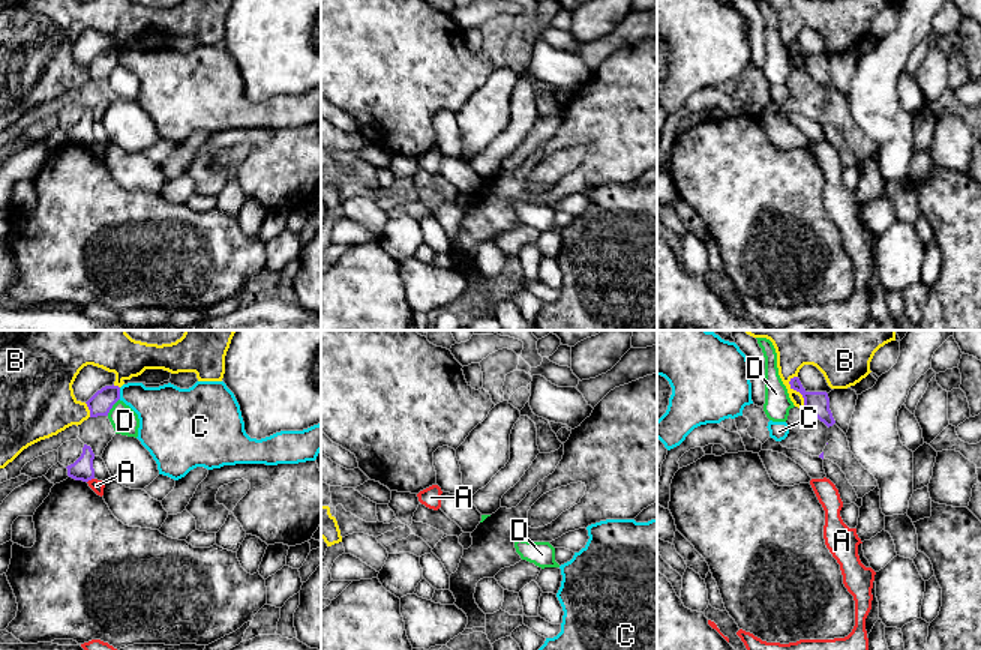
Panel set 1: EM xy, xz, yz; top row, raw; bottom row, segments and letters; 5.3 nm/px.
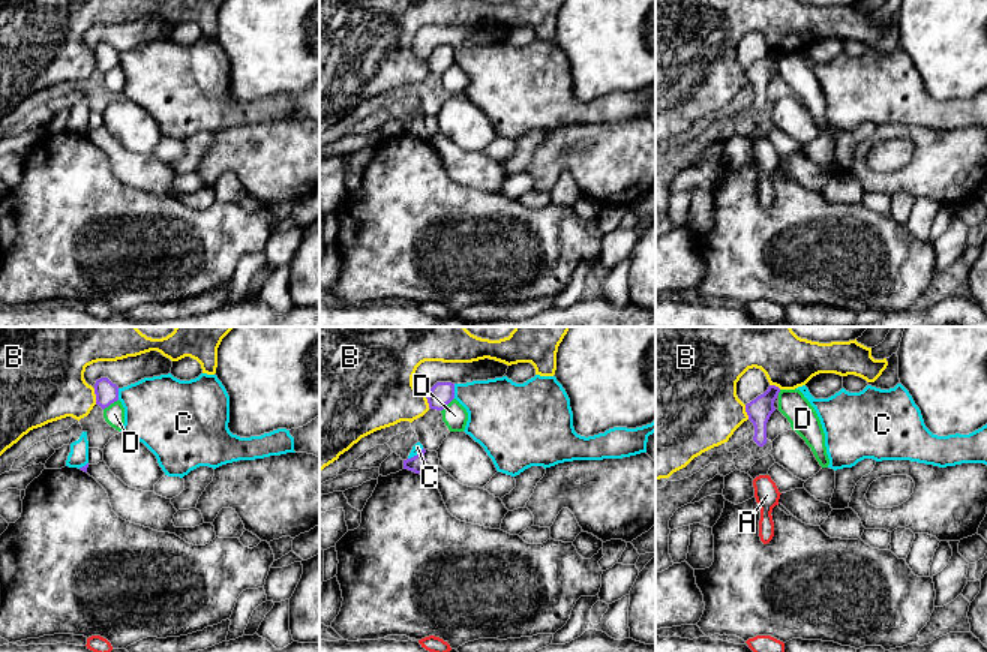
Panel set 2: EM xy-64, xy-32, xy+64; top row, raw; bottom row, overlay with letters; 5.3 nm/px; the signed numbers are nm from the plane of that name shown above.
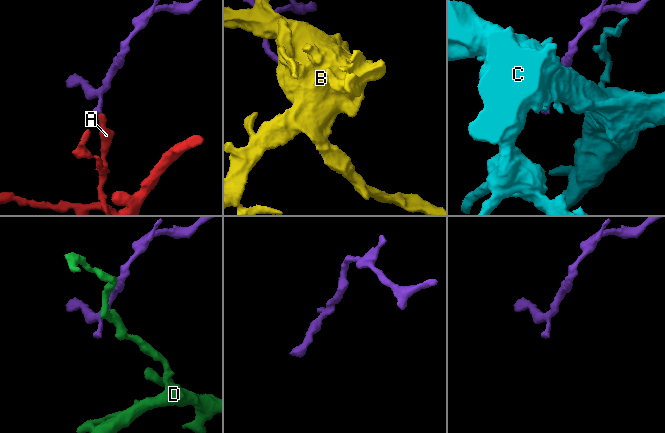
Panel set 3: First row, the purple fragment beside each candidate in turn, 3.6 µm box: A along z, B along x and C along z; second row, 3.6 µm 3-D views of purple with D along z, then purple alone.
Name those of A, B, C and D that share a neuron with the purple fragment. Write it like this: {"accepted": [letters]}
{"accepted": []}

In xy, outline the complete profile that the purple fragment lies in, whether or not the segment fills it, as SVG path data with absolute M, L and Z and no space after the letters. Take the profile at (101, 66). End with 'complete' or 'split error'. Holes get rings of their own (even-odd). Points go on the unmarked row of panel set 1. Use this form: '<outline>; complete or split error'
M105 50L98 54L86 68L90 74L90 81L108 80L112 69L120 63L118 50Z; complete

